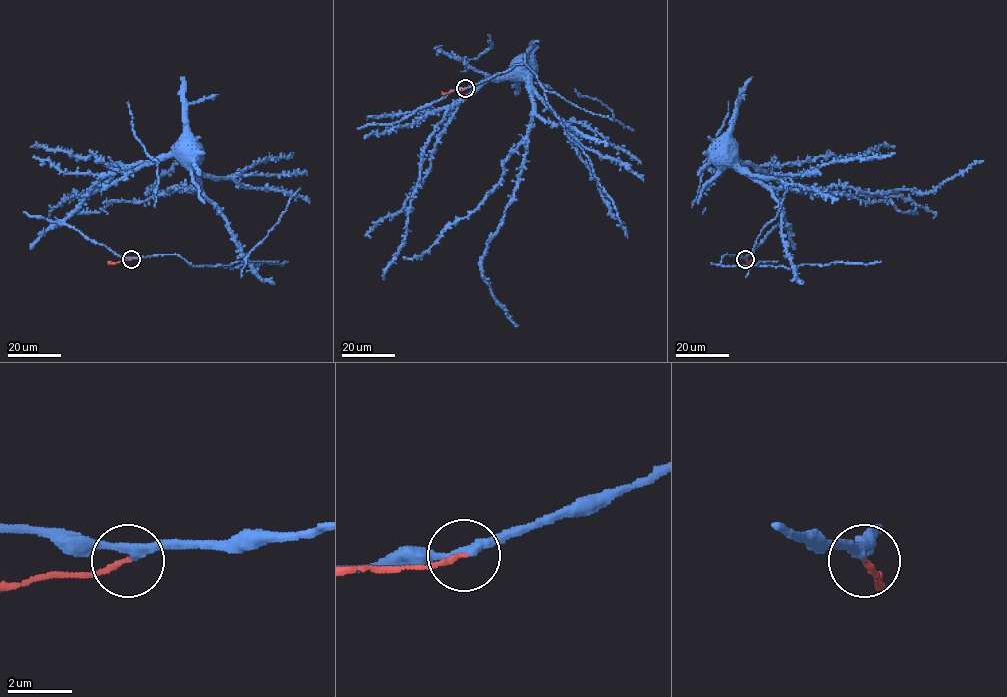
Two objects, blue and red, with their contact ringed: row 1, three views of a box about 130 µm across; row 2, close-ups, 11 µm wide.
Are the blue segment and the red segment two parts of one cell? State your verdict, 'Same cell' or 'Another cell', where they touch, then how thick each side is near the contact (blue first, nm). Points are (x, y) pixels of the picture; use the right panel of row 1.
Same cell. Place: (745, 259). Thickness 280 nm (blue) against 150 nm

